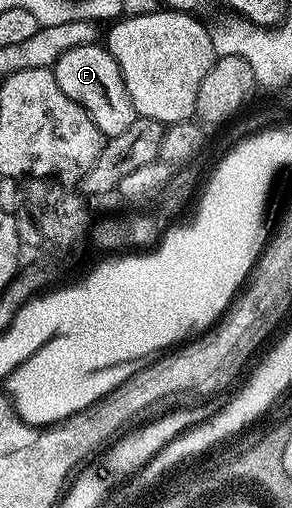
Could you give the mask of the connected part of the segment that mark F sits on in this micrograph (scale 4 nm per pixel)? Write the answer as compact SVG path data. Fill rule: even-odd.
M105 44L72 47L72 51L64 51L64 55L60 55L60 59L52 68L56 75L56 83L60 83L60 91L64 91L68 99L84 107L84 111L88 111L92 123L96 123L103 138L124 135L124 131L128 131L128 127L132 127L132 123L138 120L139 115L128 95L124 75Z

